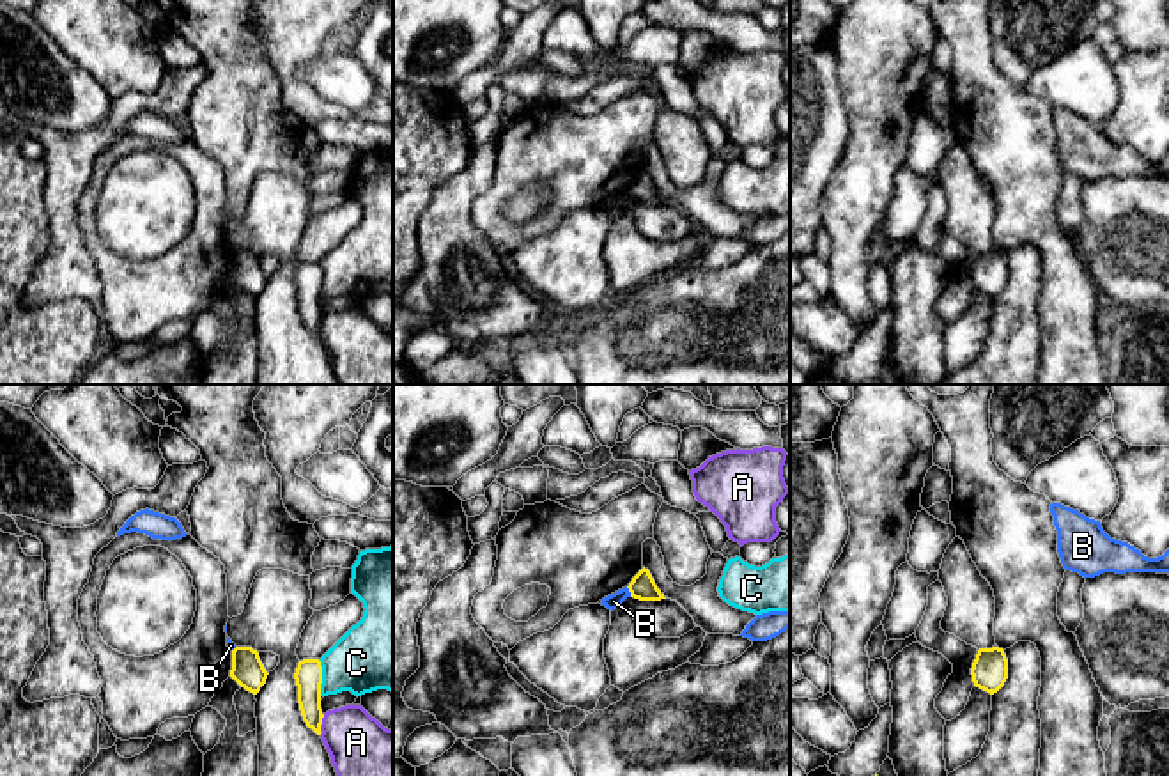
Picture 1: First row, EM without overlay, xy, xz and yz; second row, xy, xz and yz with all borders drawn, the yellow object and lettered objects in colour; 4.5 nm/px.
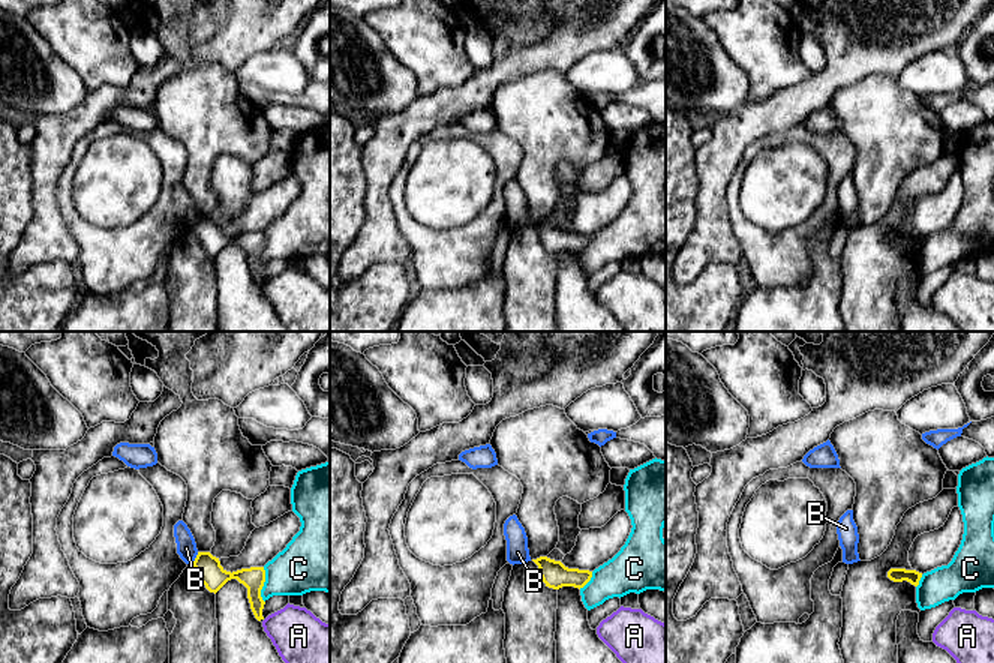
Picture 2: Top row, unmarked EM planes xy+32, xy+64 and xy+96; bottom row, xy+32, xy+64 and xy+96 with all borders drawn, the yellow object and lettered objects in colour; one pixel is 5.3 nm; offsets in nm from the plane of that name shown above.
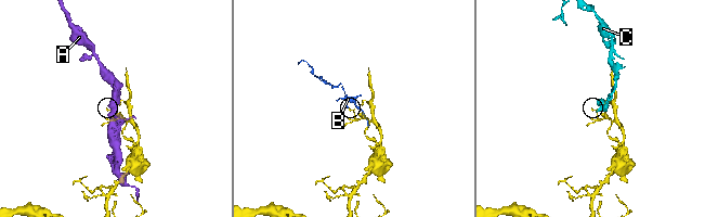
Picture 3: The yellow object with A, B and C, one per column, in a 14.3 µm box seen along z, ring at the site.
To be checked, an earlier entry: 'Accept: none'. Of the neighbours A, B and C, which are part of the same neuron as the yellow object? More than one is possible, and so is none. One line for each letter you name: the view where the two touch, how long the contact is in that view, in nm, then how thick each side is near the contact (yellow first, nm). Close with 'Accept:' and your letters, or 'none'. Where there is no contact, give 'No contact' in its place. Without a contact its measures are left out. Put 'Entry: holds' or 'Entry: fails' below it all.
Accept: none
Entry: holds

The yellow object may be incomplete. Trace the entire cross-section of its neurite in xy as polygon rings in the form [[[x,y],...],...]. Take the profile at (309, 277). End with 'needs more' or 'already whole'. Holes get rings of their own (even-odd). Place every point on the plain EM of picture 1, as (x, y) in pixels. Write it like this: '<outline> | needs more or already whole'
[[[303,262],[298,266],[296,276],[298,289],[298,307],[303,324],[317,338],[321,338],[322,312],[321,312],[321,287],[322,287],[322,269],[319,262]]] | already whole

